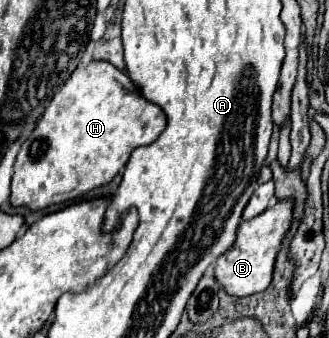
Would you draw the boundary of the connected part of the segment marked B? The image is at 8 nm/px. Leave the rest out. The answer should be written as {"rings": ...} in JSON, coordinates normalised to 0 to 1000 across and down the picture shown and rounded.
{"rings":[[[857,589],[821,607],[802,630],[760,654],[736,654],[723,672],[723,695],[711,713],[711,731],[669,754],[669,766],[650,784],[650,814],[663,837],[717,879],[748,879],[802,861],[833,814],[839,760],[857,737],[857,713],[875,695],[875,678],[894,648],[894,589]]]}

